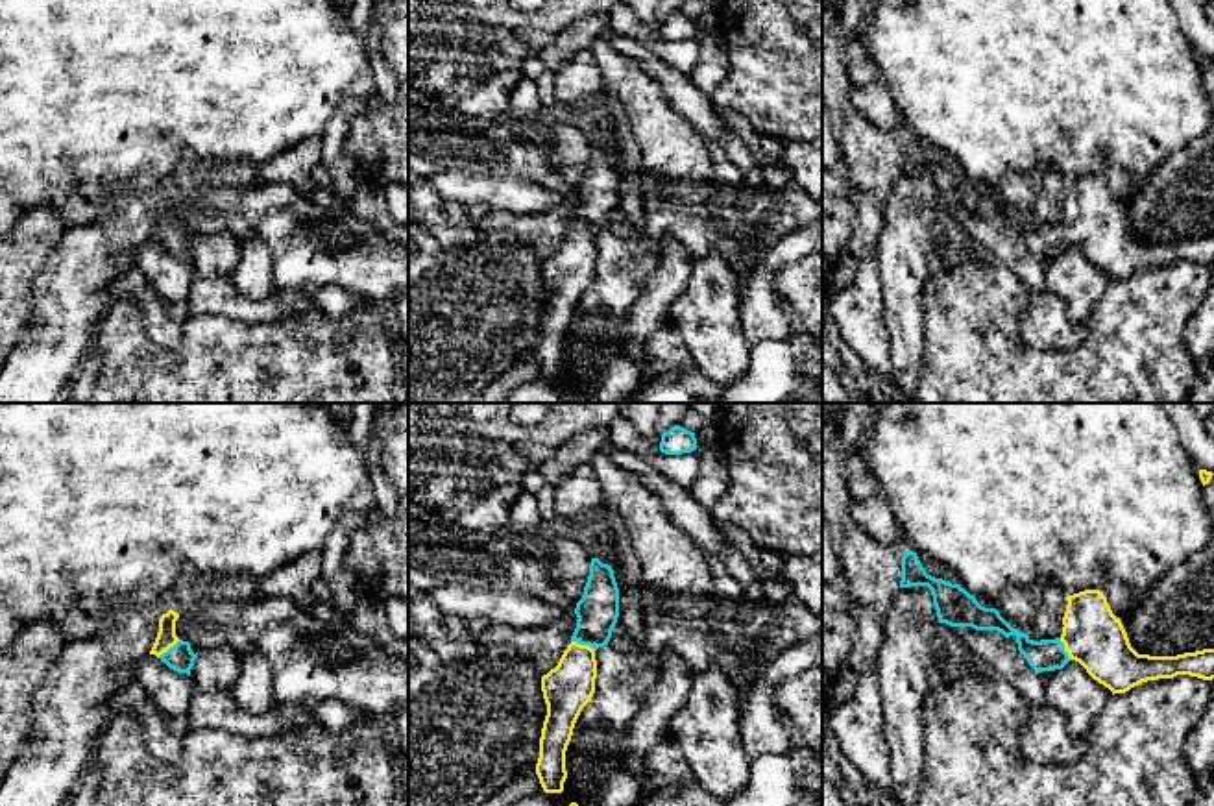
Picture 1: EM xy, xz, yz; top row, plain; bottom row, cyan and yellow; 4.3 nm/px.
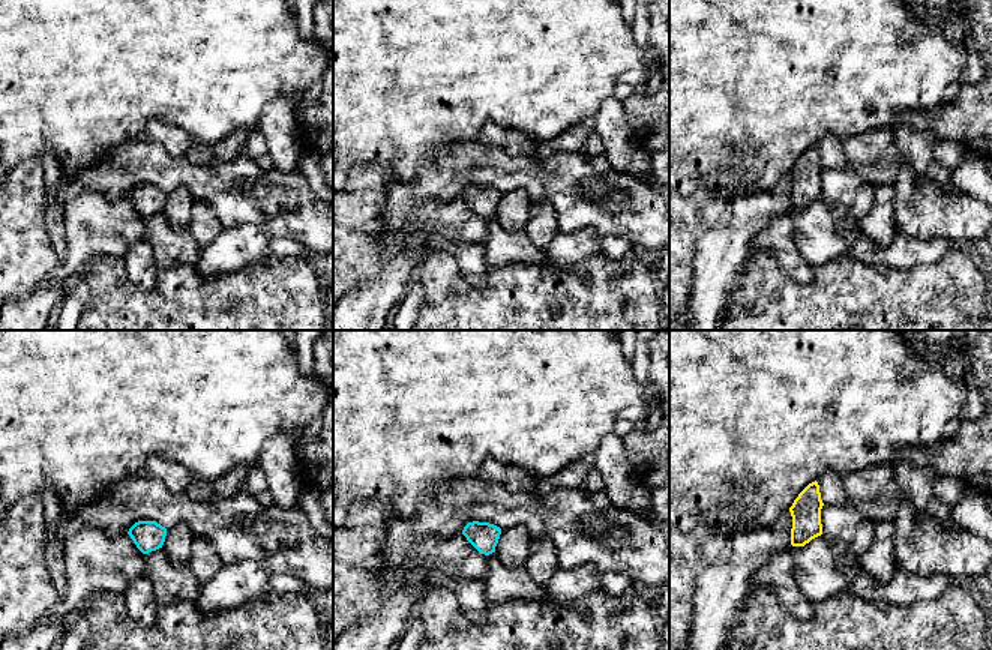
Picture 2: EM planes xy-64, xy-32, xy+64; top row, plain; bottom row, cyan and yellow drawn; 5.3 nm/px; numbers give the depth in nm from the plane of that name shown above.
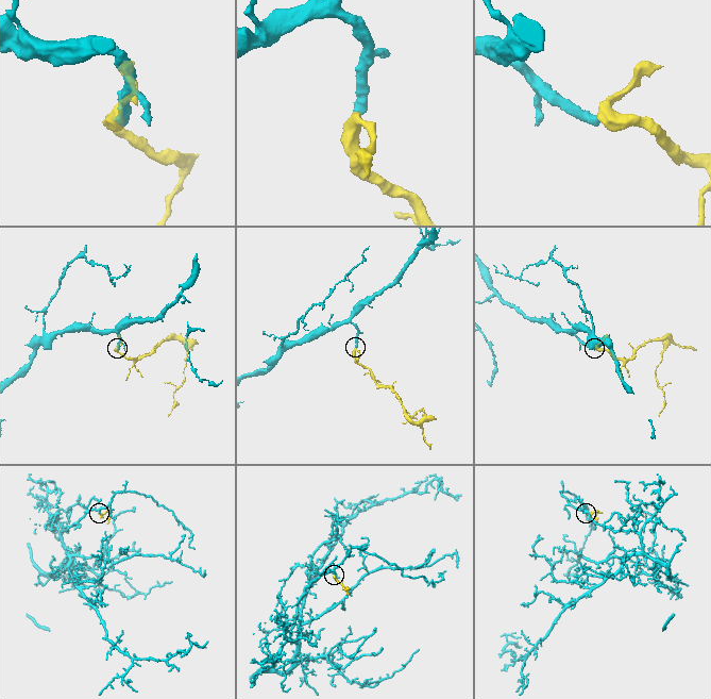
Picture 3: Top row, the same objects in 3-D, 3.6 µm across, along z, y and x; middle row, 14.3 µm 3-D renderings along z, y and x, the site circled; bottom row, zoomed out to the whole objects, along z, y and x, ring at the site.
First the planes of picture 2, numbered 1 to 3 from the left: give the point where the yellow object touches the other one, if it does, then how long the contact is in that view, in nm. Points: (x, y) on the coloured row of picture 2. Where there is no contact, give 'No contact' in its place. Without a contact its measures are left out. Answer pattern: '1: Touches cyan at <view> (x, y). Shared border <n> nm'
1: No contact
2: No contact
3: No contact

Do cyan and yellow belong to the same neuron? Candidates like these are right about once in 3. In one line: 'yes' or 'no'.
yes

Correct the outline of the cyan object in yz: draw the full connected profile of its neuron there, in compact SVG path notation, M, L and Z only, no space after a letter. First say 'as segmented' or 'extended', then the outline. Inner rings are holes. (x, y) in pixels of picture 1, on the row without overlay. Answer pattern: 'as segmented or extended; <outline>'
extended; M917 139L902 142L900 174L928 172L933 181L939 209L998 216L1005 224L1016 222L1018 237L1027 250L1042 259L1062 255L1070 246L1079 248L1087 259L1114 279L1159 264L1190 261L1203 266L1214 264L1214 235L1177 242L1138 240L1127 218L1099 176L1068 181L1062 203L1062 220L1055 226L1033 227L1027 218L1013 214L996 194L981 192L959 170L926 159Z

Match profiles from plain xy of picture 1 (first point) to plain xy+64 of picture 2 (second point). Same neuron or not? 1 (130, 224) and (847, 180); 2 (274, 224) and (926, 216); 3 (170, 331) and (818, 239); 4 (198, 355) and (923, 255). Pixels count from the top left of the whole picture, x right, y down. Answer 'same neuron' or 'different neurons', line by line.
1: different neurons
2: same neuron
3: different neurons
4: different neurons

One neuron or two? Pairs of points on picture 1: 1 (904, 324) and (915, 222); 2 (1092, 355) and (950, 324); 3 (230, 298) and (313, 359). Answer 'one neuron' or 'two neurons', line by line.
1: one neuron
2: one neuron
3: two neurons

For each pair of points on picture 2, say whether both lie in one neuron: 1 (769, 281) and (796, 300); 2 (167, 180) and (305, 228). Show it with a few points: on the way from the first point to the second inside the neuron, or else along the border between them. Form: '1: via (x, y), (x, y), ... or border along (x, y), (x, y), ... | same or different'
1: via (775, 287), (790, 300) | same
2: via (207, 185), (242, 200), (288, 200) | same

